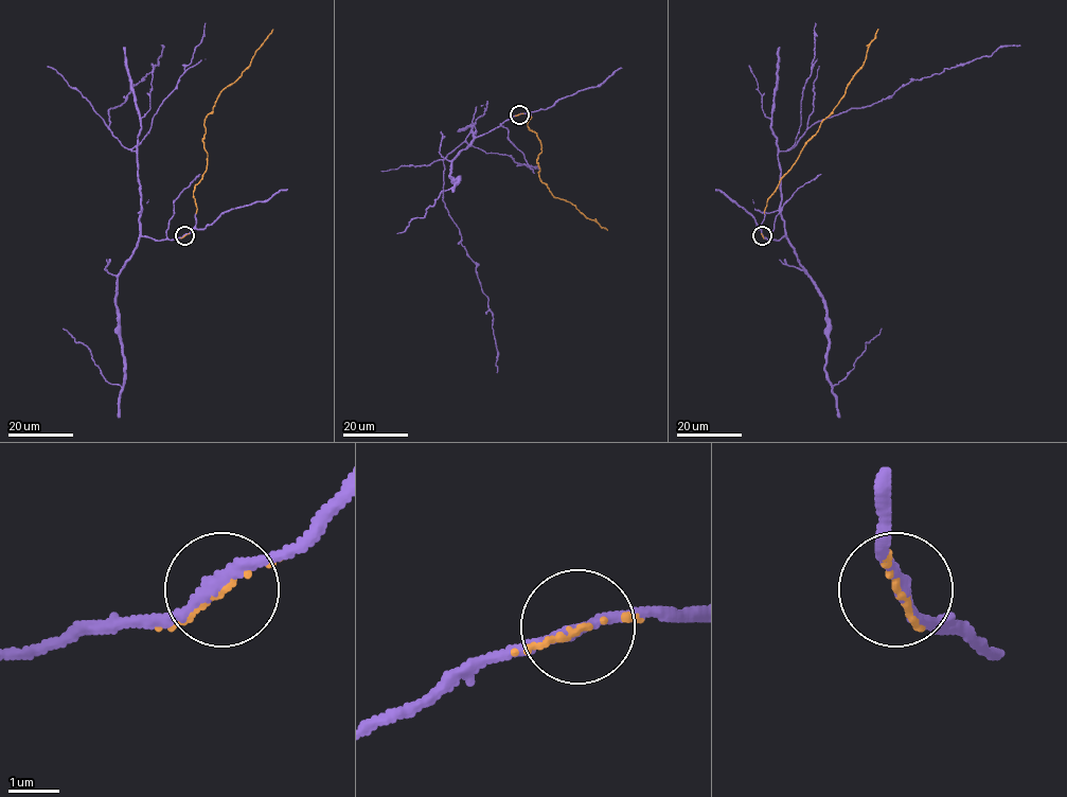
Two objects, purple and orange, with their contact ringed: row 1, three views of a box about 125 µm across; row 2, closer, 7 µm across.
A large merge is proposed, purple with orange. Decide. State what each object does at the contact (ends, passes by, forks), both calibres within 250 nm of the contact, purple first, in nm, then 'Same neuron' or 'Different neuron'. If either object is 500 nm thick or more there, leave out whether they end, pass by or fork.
At the ring purple passes by. At the ring orange passes by. Thickness 240 nm (purple) against 70 nm. Same neuron

